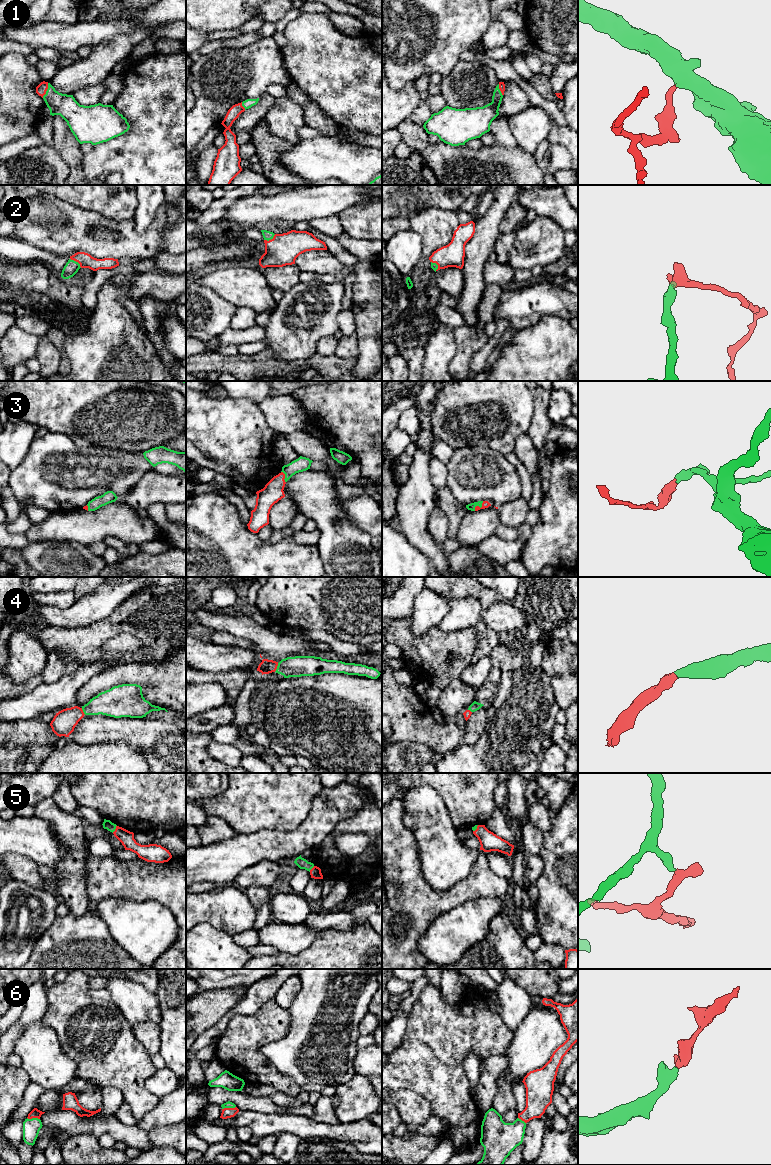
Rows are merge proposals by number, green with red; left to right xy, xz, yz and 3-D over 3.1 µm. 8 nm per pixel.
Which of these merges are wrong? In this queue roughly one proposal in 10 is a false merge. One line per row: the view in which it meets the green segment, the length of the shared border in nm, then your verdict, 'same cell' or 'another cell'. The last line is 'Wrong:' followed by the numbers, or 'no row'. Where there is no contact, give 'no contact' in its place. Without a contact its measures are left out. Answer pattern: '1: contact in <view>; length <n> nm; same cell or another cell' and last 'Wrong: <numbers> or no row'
1: contact in xy; length 130 nm; same cell
2: contact in xy; length 120 nm; same cell
3: contact in yz; length 110 nm; same cell
4: contact in xz; length 80 nm; same cell
5: contact in xy; length 70 nm; same cell
6: contact in xz; length 110 nm; same cell
Wrong: no row

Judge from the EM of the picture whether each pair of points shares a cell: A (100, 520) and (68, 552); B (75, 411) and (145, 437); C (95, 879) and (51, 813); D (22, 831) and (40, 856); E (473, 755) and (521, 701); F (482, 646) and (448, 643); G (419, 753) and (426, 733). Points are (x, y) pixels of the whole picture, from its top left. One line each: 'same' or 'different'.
A: different
B: same
C: different
D: same
E: same
F: different
G: different

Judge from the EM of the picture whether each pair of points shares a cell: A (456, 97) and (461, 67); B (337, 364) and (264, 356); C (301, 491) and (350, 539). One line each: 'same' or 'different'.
A: same
B: same
C: same

